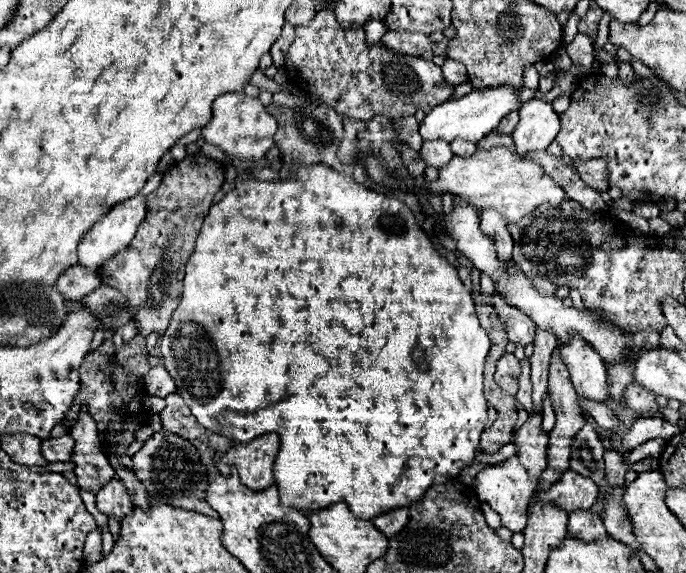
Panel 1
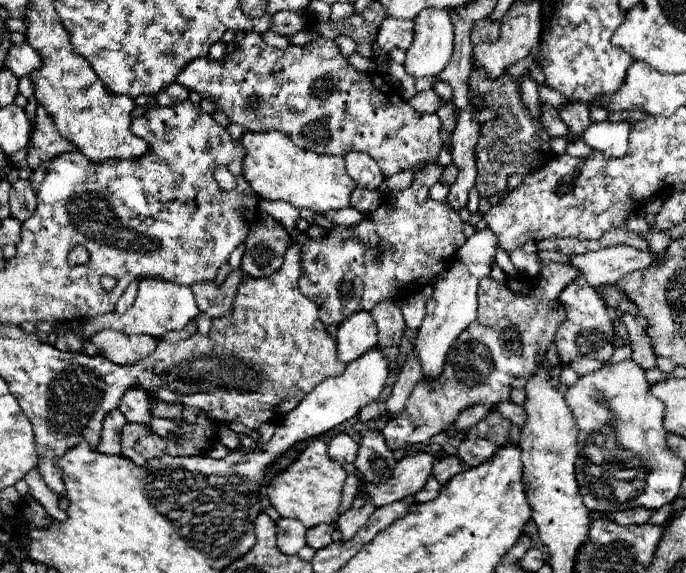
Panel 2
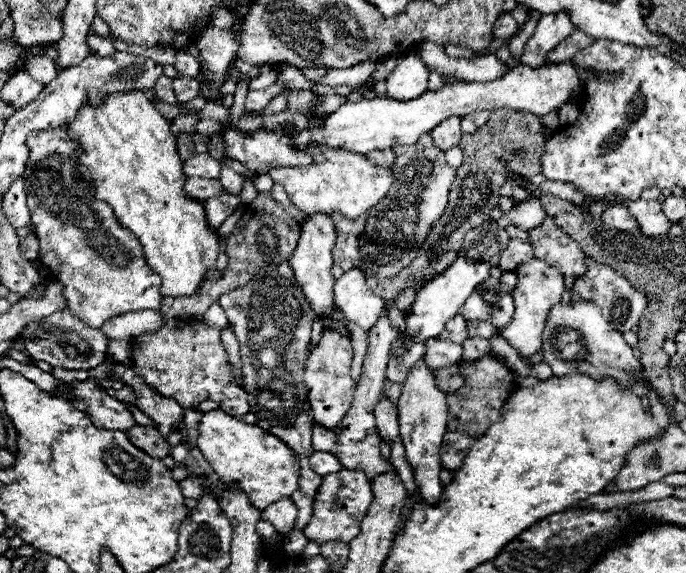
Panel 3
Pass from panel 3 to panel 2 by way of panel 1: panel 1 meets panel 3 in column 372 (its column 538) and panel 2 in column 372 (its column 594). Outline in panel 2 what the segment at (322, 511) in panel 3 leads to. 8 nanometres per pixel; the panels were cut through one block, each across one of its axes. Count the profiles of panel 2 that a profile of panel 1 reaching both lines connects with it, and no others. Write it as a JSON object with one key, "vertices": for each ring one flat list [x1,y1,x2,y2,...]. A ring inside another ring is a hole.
{"vertices":[[412,452,406,454,394,468,392,478,386,484,374,486,372,482,366,482,366,488,370,492,370,500,374,506,386,506,390,502,398,502,406,496,414,496,420,492,426,484,426,480,432,476,432,468,436,458,444,458,448,452]]}

